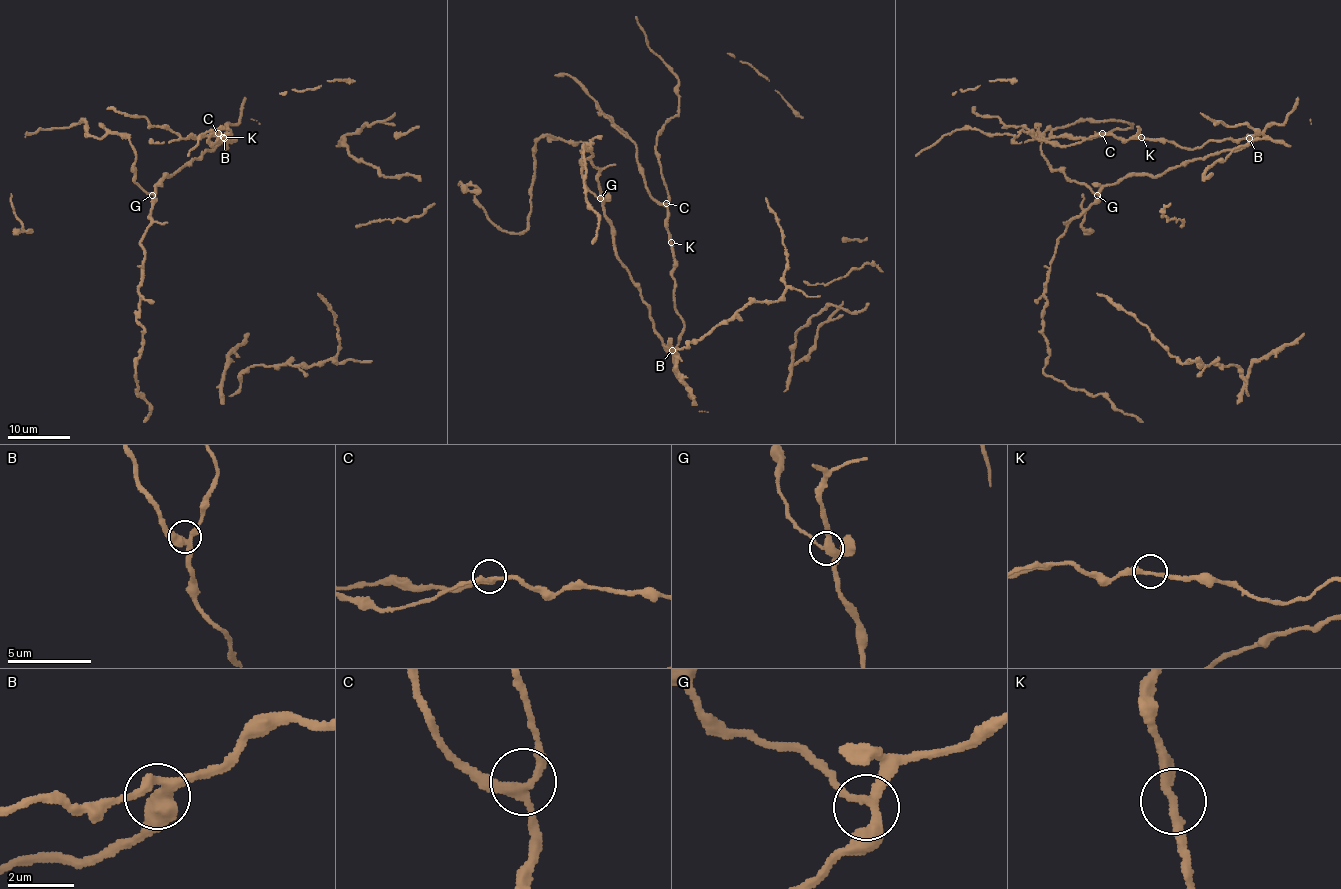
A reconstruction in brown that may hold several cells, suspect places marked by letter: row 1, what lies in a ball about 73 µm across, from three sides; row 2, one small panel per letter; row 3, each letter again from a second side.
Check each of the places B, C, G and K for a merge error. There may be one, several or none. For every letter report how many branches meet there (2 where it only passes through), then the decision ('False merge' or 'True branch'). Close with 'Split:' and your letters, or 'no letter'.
B: Branches: 3. True branch
C: Branches: 3. True branch
G: Branches: 3. True branch
K: Branches: 2. True branch
Split: no letter

